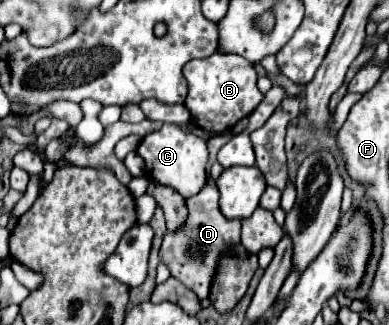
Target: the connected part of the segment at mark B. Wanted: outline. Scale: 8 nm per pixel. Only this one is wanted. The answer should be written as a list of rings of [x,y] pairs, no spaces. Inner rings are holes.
[[[214,52],[214,56],[202,58],[202,60],[192,60],[184,66],[184,78],[188,80],[188,96],[186,96],[186,108],[190,112],[190,120],[196,128],[208,132],[208,134],[222,134],[224,130],[232,128],[238,120],[250,116],[254,108],[264,100],[264,94],[256,86],[256,70],[250,62],[246,62],[238,54],[224,54],[224,52]]]

